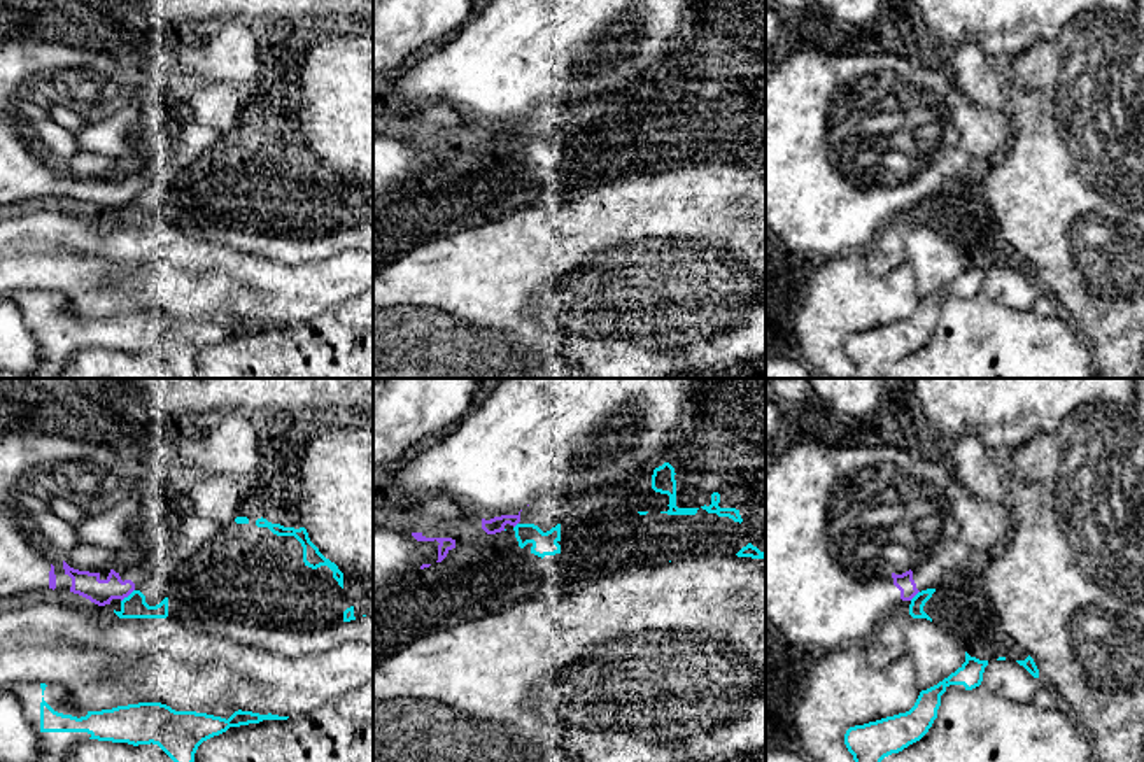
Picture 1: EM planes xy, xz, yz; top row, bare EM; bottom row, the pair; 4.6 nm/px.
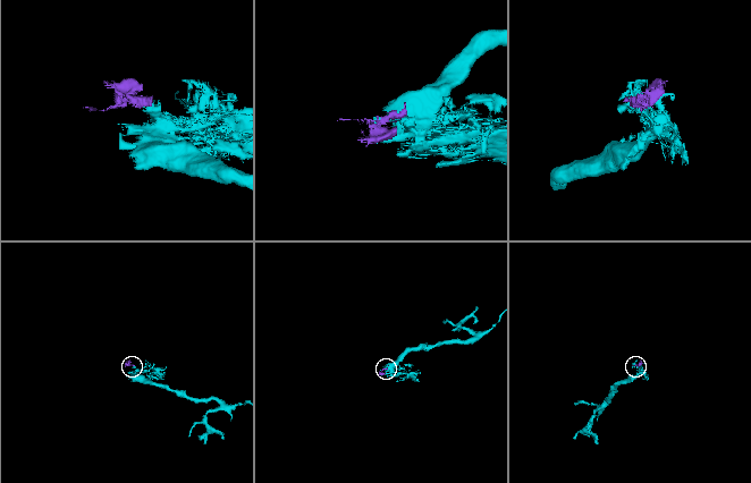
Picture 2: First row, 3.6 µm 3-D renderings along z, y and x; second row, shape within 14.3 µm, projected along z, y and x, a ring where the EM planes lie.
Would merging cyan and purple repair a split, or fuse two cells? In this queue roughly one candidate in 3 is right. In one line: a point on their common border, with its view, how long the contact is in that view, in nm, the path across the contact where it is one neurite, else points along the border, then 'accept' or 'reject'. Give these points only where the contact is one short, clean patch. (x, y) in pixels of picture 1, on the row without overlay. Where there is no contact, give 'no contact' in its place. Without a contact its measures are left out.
meets cyan in xy at (128, 204); contact 90 nm long; reject

